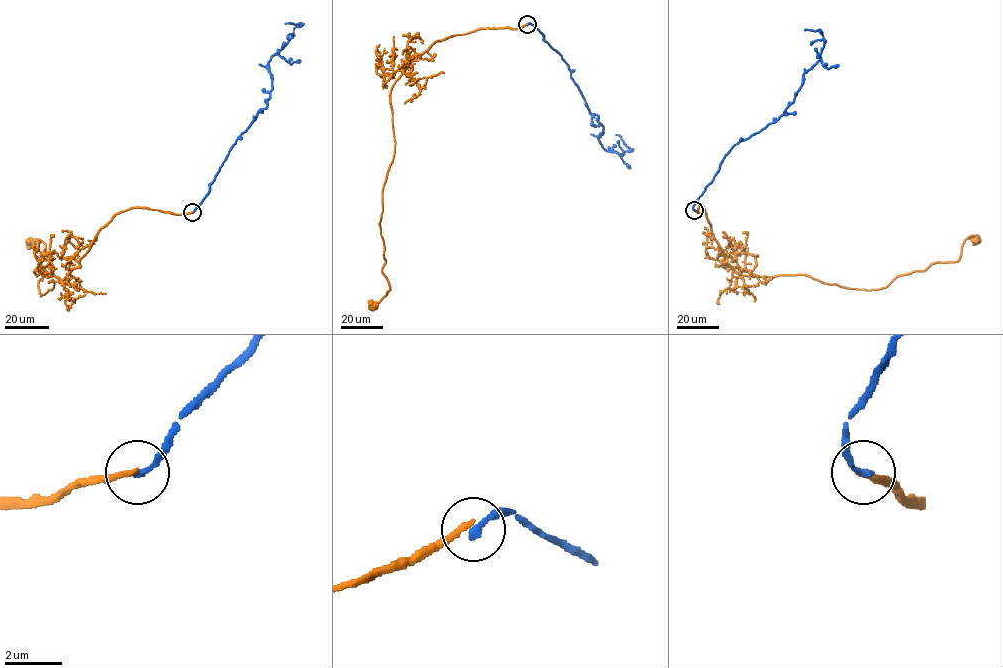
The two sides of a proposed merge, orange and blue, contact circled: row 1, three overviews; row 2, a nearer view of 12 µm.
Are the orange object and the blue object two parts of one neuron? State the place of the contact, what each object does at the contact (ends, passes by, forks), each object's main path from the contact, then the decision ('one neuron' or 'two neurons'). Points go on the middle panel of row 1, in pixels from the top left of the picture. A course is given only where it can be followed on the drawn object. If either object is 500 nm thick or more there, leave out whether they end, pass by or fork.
(527, 24) | orange ends | blue ends | orange via (527, 24), (437, 41), (395, 81), (390, 94), (394, 154), (380, 222), (382, 272), (390, 288), (371, 307) | blue via (527, 24), (568, 64), (603, 127), (601, 146), (622, 154), (631, 150), (616, 135) | two neurons

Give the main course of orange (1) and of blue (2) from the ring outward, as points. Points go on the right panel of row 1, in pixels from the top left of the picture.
1: (694, 210), (704, 208), (724, 263), (742, 275), (801, 275), (856, 289), (954, 262), (964, 241), (977, 238)
2: (694, 210), (724, 156), (784, 113), (794, 100), (803, 74), (820, 59), (823, 35), (818, 29), (805, 30)

